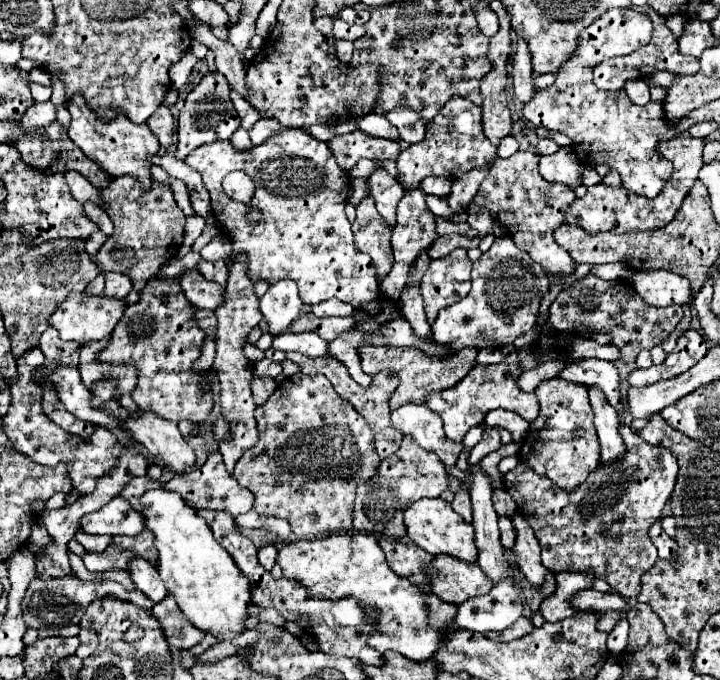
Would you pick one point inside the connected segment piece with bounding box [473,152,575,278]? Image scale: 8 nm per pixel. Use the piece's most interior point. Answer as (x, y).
(529, 209)

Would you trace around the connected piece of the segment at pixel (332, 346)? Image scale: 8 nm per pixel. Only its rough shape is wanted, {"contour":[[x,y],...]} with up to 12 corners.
{"contour":[[357,330],[329,342],[331,356],[347,366],[351,378],[367,388],[371,376],[361,370]]}

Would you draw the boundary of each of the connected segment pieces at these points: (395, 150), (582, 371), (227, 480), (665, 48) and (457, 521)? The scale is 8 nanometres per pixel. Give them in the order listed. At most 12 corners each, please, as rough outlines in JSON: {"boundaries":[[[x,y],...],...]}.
{"boundaries":[[[361,130],[327,144],[339,168],[351,172],[361,158],[399,156],[399,142],[369,138]],[[585,358],[559,376],[587,388],[599,386],[623,414],[619,372],[613,362]],[[213,452],[165,490],[195,510],[249,512],[255,496],[227,474]],[[647,4],[653,38],[631,54],[605,59],[595,86],[621,90],[653,72],[695,74],[697,58],[679,54],[677,40]],[[441,498],[405,510],[411,542],[477,562],[475,528]]]}

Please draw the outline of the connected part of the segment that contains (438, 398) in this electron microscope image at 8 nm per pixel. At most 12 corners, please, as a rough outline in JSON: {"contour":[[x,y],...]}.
{"contour":[[519,354],[493,366],[475,364],[459,384],[429,394],[453,442],[495,408],[527,422],[539,416],[523,394]]}

